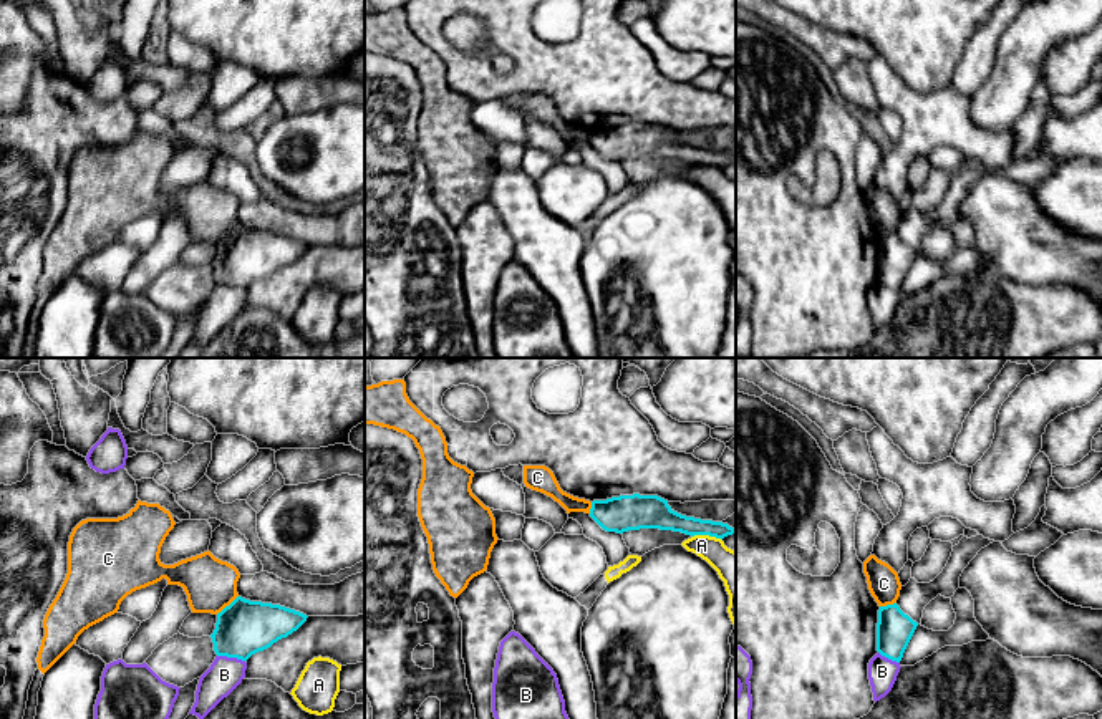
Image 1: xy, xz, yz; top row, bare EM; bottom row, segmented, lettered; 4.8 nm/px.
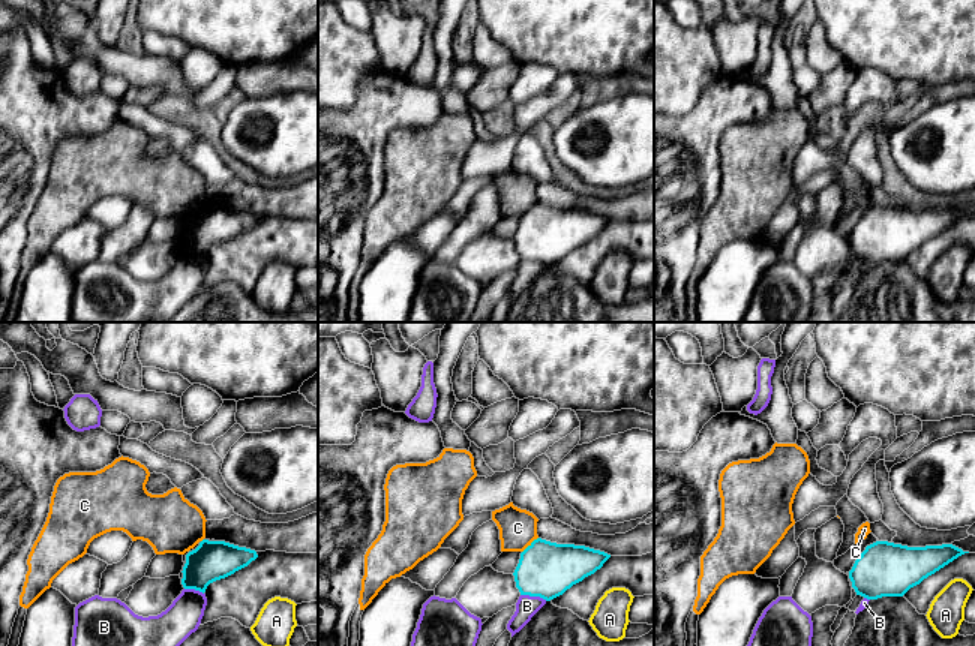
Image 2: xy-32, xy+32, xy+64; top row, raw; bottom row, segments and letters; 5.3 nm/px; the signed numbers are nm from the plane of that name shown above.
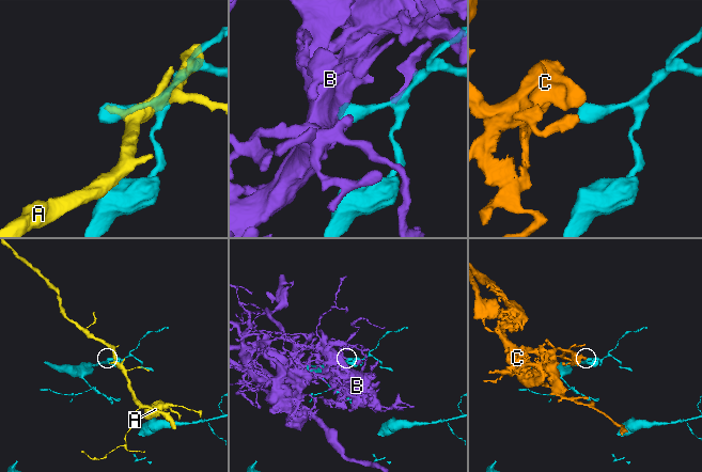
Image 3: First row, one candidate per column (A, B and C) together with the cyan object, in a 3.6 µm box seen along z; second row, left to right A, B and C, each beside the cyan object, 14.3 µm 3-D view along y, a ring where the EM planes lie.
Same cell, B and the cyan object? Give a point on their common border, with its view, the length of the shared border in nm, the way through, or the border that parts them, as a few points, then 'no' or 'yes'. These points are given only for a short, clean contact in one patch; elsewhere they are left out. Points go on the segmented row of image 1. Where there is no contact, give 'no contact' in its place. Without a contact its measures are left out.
xy (231, 656) | 140 nm | along xy (217, 655), (244, 661) | no

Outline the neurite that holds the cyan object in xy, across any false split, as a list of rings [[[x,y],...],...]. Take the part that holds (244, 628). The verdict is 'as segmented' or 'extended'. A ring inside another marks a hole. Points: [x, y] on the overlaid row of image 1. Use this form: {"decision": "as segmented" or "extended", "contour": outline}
{"decision": "as segmented", "contour": [[[237,596],[217,613],[215,630],[210,635],[214,651],[217,656],[247,661],[252,654],[297,631],[307,618],[280,605]]]}

